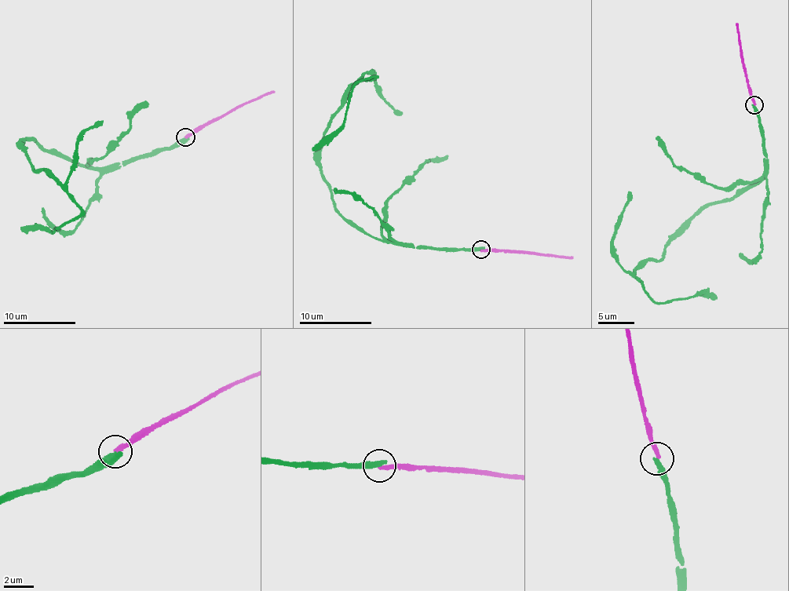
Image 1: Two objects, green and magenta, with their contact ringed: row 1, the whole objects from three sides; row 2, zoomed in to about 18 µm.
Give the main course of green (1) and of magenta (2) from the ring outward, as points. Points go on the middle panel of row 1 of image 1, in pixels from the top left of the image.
1: (480, 249), (381, 242), (336, 209), (319, 144), (353, 85), (375, 77), (360, 80), (346, 118), (312, 151)
2: (480, 249), (573, 257)

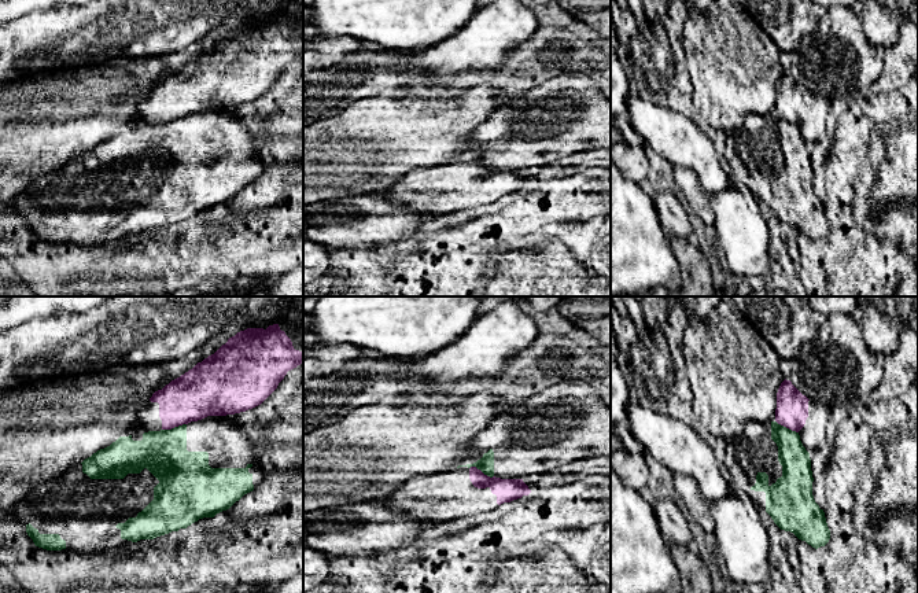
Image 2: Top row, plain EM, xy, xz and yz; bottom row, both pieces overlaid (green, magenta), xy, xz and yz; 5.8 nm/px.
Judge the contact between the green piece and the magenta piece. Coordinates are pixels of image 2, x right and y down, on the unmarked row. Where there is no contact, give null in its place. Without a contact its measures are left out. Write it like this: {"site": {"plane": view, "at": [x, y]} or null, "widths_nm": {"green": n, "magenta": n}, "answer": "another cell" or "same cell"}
{"site": {"plane": "xy", "at": [174, 120]}, "widths_nm": {"green": 280, "magenta": 280}, "answer": "another cell"}

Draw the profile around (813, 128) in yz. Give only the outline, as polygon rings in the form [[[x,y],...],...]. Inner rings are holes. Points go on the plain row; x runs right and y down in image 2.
[[[784,73],[777,85],[775,114],[800,128],[808,146],[819,141],[827,130],[830,102],[803,88],[790,73]]]

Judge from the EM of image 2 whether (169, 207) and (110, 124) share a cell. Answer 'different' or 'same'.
different

